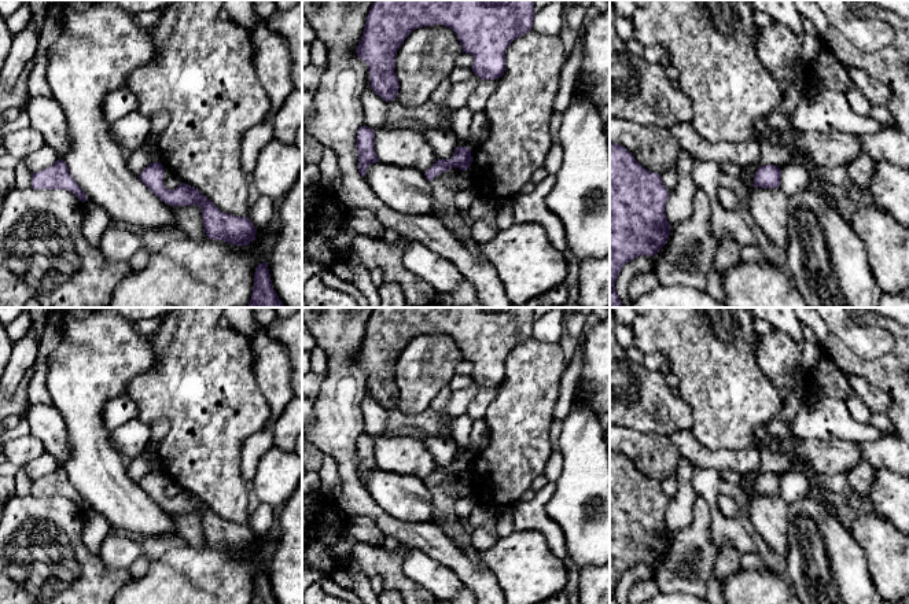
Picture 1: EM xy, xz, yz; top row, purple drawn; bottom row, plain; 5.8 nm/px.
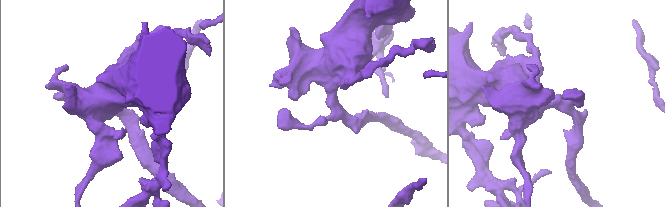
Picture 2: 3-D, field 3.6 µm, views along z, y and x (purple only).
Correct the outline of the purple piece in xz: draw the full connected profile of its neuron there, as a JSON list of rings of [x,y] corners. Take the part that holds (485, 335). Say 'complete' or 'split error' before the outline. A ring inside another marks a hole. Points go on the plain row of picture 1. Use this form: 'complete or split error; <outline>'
complete; [[[375,307],[356,361],[368,373],[372,398],[390,409],[400,397],[394,376],[404,347],[417,335],[444,332],[457,342],[463,360],[474,365],[474,382],[481,387],[496,387],[504,383],[507,356],[531,338],[534,320],[534,307]]]

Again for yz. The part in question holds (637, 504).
complete; [[[610,449],[610,604],[618,604],[615,589],[625,571],[638,563],[654,564],[667,550],[670,531],[665,515],[669,502],[660,482],[647,478],[625,454]]]

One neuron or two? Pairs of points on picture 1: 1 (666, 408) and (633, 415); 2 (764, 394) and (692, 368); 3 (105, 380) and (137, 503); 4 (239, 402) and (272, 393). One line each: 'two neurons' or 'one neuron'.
1: one neuron
2: one neuron
3: one neuron
4: two neurons

